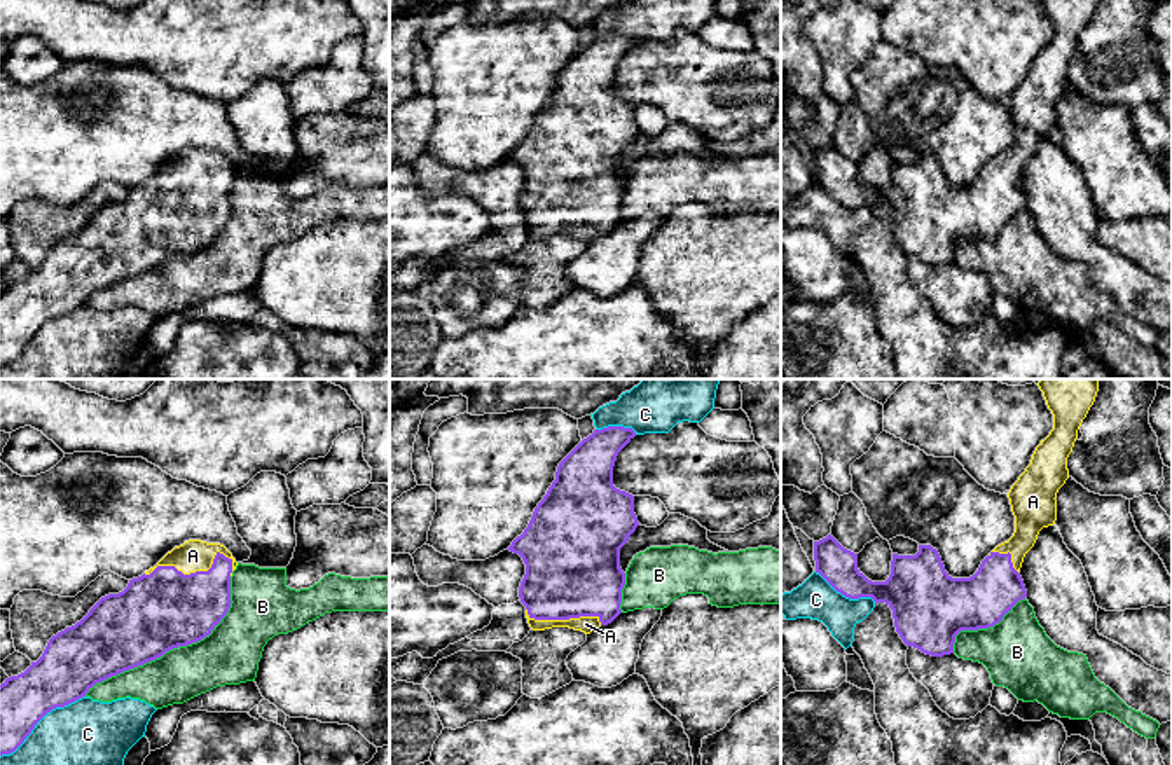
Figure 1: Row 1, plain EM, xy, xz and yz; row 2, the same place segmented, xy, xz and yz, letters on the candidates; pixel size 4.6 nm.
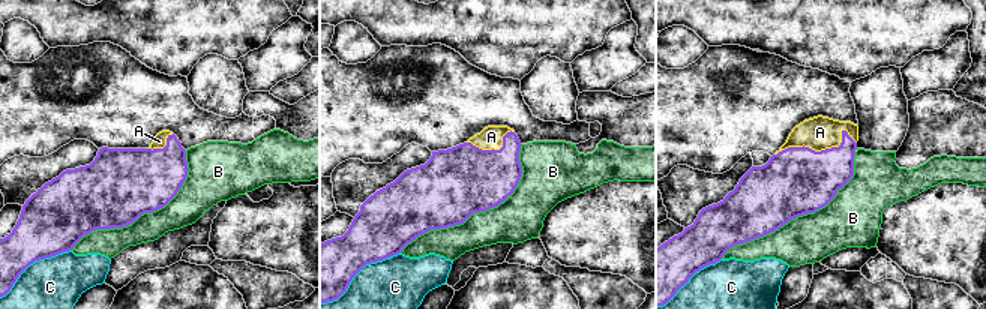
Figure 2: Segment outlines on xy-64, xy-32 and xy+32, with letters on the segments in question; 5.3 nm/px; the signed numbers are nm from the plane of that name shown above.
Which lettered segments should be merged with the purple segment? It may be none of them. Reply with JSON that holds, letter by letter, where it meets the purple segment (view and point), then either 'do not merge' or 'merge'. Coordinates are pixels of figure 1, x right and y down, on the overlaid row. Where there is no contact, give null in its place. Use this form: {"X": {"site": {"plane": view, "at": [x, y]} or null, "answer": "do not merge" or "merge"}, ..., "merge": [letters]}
{"A": {"site": {"plane": "xy", "at": [191, 573]}, "answer": "merge"}, "B": {"site": {"plane": "xy", "at": [175, 647]}, "answer": "do not merge"}, "C": {"site": {"plane": "xy", "at": [41, 718]}, "answer": "do not merge"}, "merge": ["A"]}

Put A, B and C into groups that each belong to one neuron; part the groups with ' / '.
A / B / C

